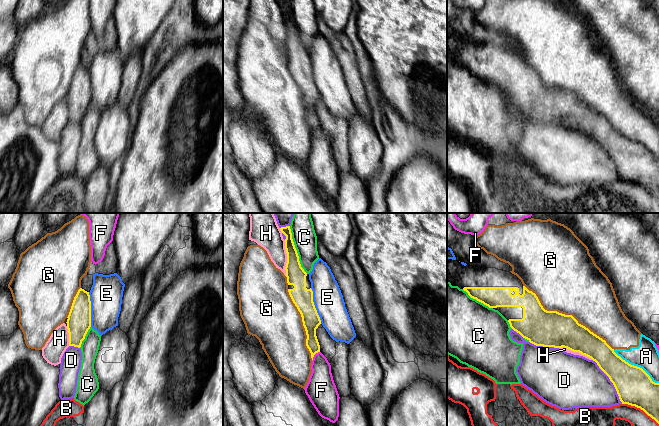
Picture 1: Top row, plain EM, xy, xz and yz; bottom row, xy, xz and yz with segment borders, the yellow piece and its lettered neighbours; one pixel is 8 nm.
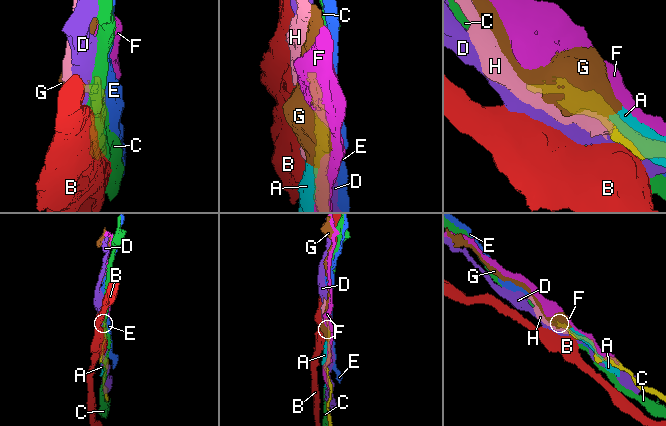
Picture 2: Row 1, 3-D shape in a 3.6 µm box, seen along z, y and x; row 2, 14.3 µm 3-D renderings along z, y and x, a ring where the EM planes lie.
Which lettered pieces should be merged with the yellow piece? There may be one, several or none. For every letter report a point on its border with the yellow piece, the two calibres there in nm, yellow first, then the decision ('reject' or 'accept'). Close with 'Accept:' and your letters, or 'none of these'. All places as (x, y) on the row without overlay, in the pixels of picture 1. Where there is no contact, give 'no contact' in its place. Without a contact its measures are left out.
A: contact yz (636, 142); calibres 300 and 200 nm; reject
B: contact yz (640, 184); calibres 300 and 150 nm; reject
C: contact xz (296, 26); calibres 160 and 190 nm; reject
D: contact yz (610, 156); calibres 300 and 400 nm; reject
E: contact xz (314, 82); calibres 160 and 240 nm; reject
F: contact xz (314, 130); calibres 120 and 200 nm; reject
G: contact yz (566, 91); calibres 280 and 480 nm; reject
H: contact xz (287, 34); calibres 160 and 200 nm; reject
Accept: none of these

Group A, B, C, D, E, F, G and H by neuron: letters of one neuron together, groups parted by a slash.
A G / B / C / D / E / F / H

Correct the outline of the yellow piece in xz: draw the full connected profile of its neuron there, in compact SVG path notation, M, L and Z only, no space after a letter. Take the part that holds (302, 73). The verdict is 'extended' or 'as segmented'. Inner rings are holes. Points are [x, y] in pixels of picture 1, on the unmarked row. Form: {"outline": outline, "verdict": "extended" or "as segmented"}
{"outline": "M290 2L281 3L281 8L286 12L285 25L287 29L286 53L289 71L301 90L303 102L306 107L306 122L311 129L311 134L320 128L320 121L316 112L316 105L321 100L313 78L313 67L309 50L301 43L299 32L295 24Z", "verdict": "extended"}

